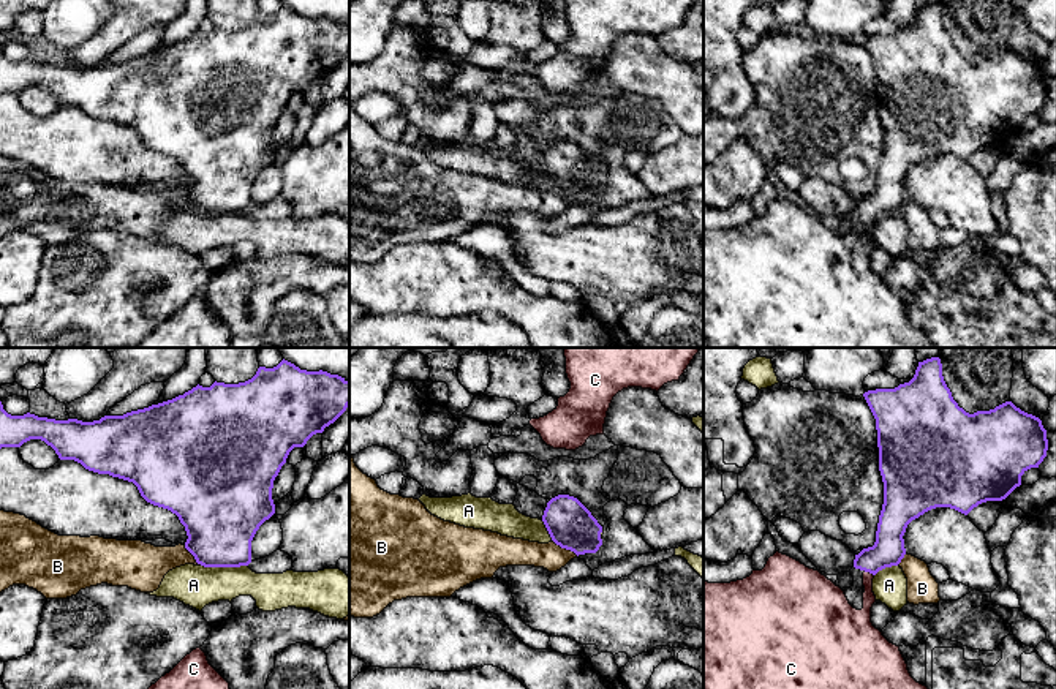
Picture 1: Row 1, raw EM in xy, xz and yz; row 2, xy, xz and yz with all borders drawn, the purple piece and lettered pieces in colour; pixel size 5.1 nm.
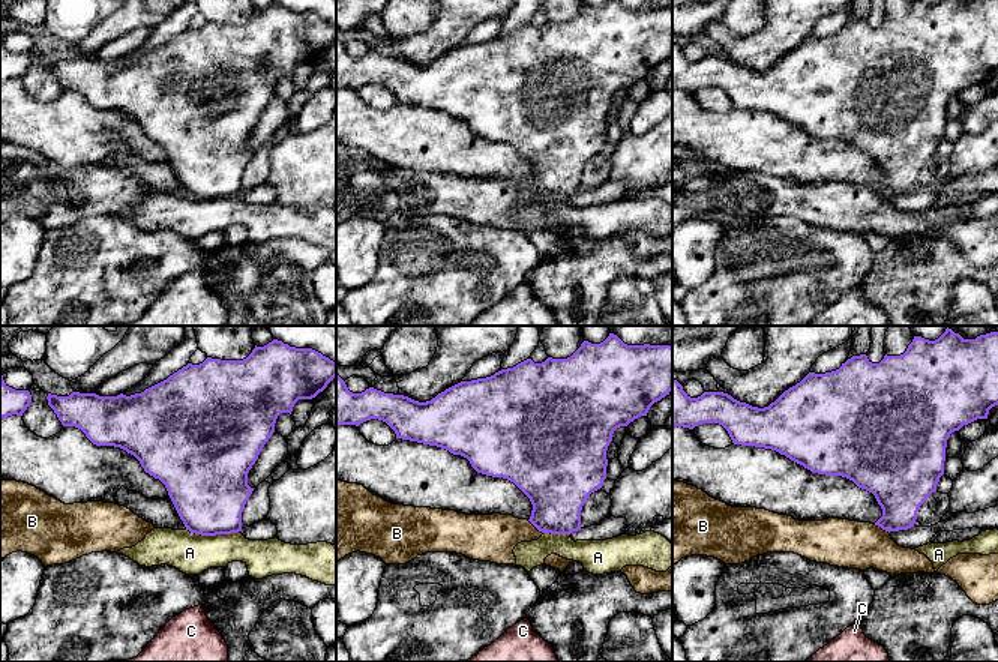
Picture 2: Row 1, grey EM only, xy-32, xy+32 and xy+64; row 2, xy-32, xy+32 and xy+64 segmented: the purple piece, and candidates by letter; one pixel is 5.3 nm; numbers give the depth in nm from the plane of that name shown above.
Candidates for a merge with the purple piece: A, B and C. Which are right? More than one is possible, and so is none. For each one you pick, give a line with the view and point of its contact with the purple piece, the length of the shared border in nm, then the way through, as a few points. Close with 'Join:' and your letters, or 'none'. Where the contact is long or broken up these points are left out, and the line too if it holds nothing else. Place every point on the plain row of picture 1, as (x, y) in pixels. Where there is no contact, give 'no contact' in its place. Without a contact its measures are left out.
C: yz (870, 218) | 50 nm | across yz (889, 195), (870, 218), (860, 259), (829, 245)
Join: C

